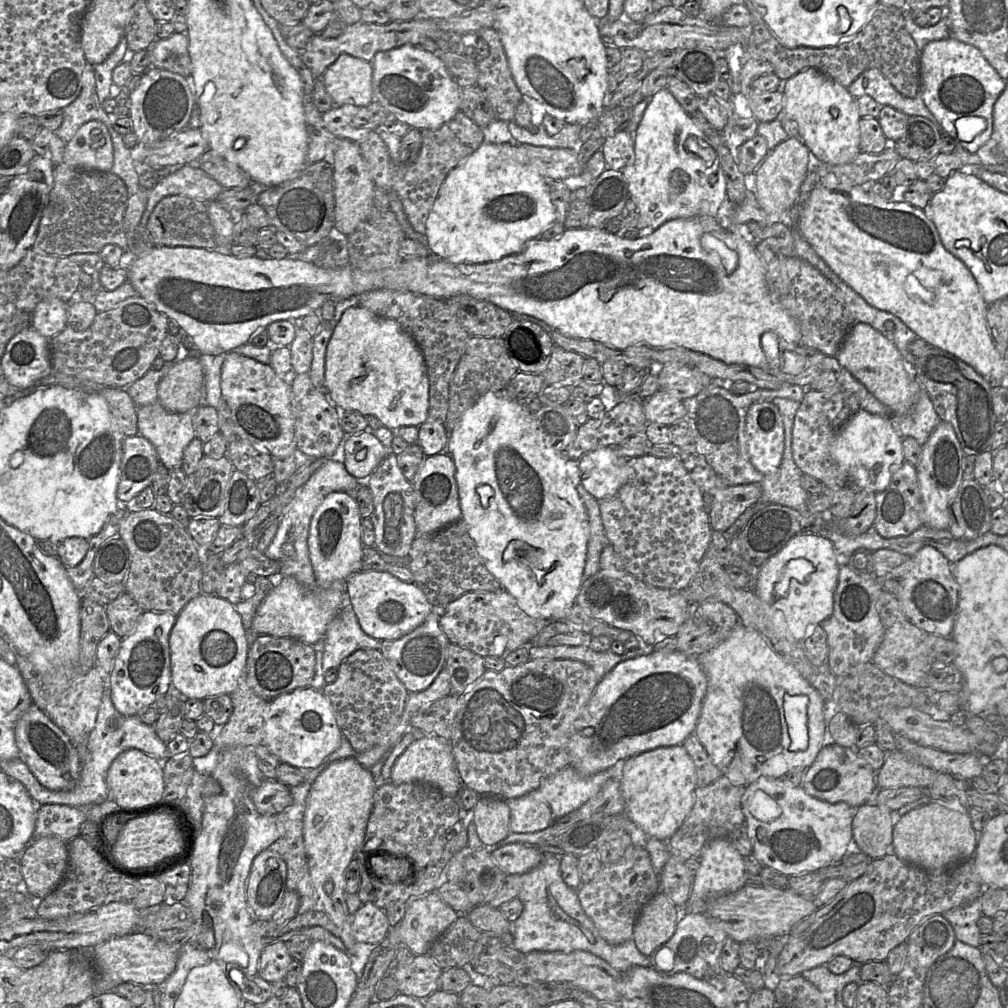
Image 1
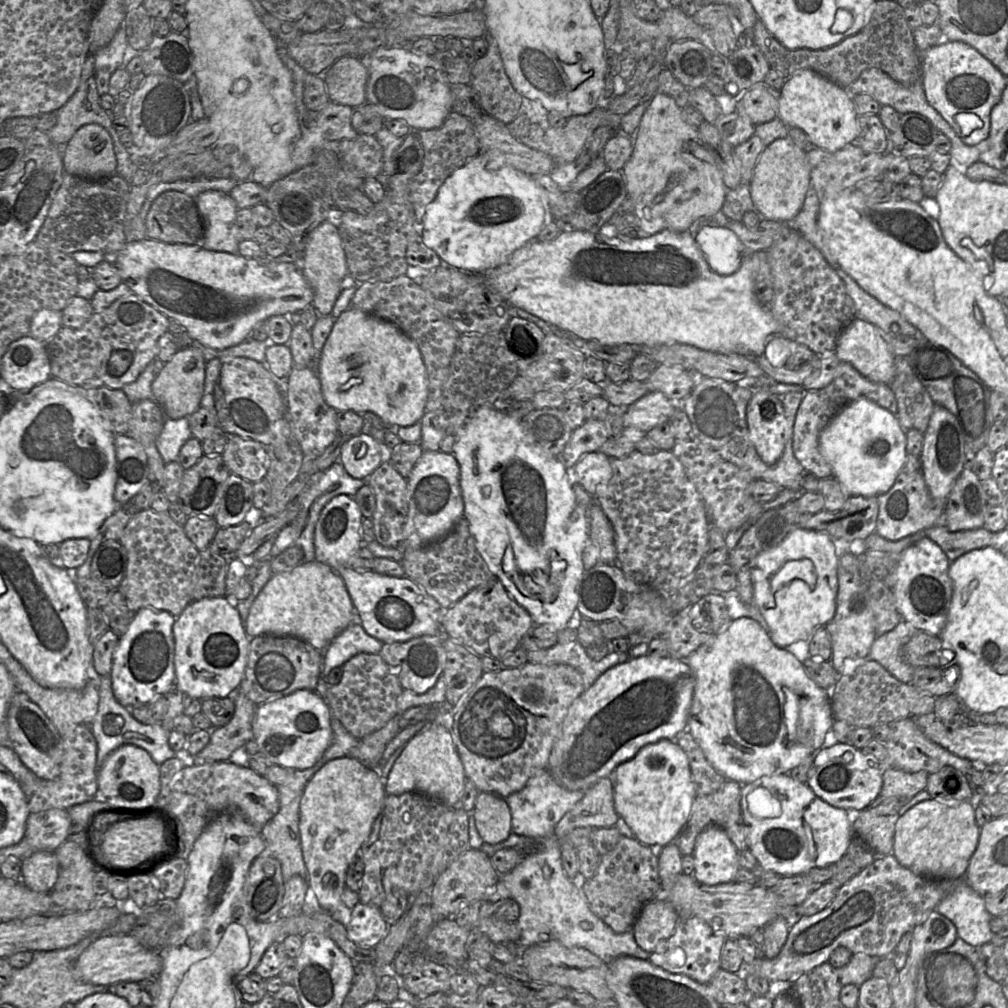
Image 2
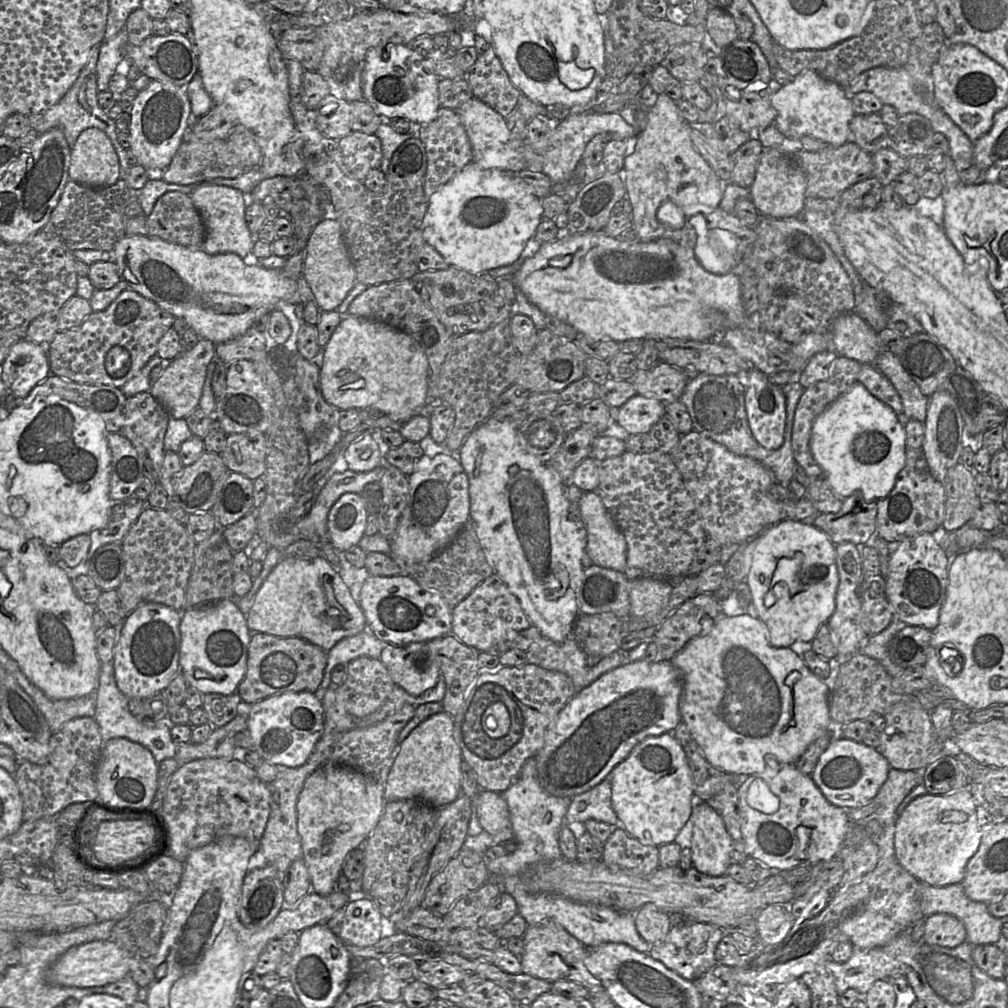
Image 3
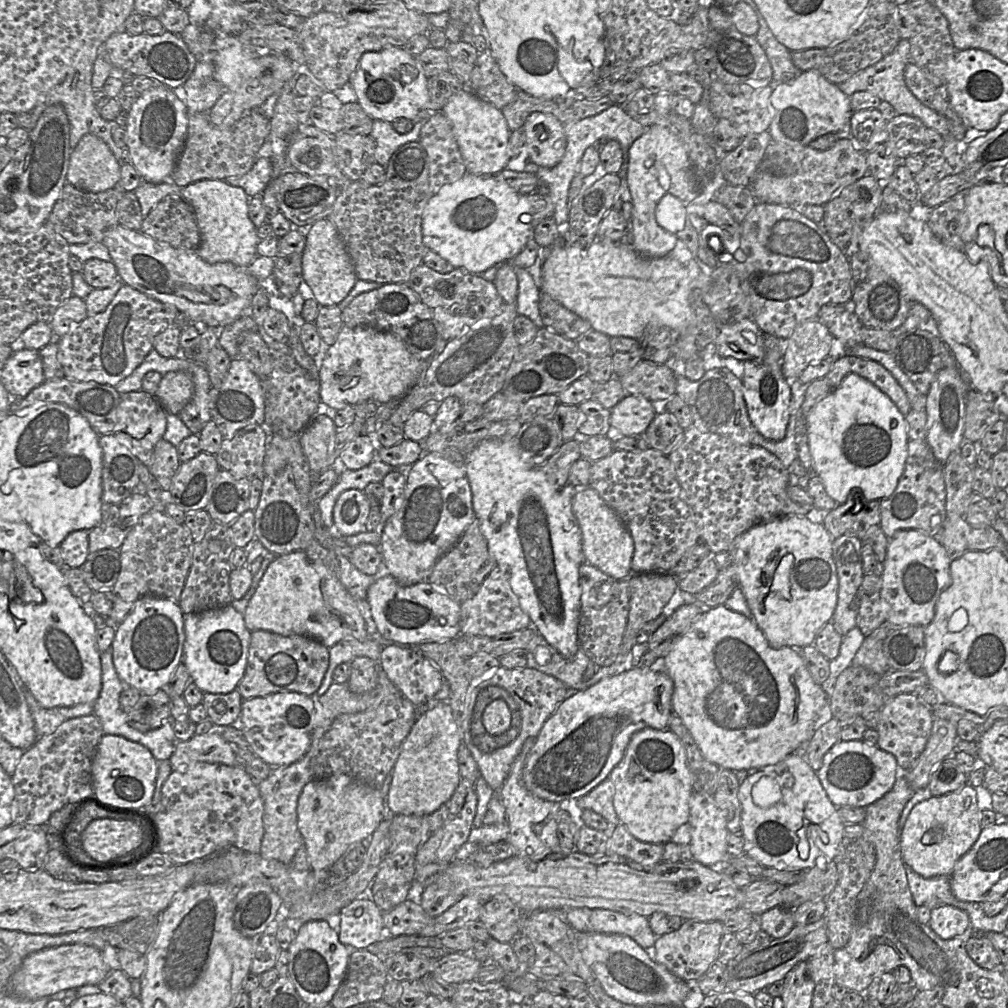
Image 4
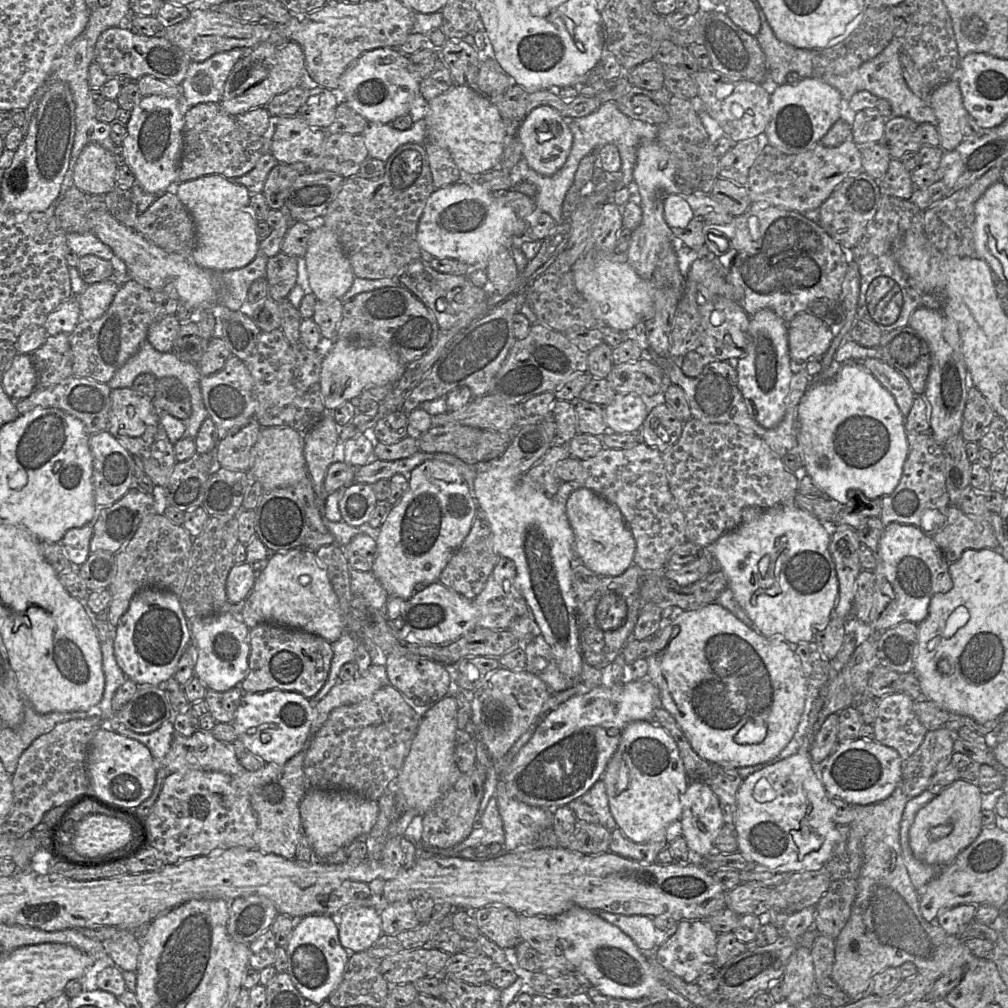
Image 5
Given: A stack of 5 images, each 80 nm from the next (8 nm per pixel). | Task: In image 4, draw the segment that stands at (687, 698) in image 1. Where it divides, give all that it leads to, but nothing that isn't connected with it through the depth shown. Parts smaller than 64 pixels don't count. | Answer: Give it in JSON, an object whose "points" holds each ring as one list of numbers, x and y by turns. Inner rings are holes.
{"points":[[634,666,621,674,608,676,586,690,565,699,543,724,525,762,522,779,526,789,547,801,561,803,586,795,622,760,631,737,645,728,665,730,672,711,674,684,660,668]]}

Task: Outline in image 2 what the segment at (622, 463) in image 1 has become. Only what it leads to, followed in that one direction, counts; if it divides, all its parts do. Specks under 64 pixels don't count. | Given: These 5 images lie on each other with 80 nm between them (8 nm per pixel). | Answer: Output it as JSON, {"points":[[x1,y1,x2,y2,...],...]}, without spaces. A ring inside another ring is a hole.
{"points":[[599,451,584,454,574,468,577,482,594,497,597,488,606,485,612,477,610,458]]}

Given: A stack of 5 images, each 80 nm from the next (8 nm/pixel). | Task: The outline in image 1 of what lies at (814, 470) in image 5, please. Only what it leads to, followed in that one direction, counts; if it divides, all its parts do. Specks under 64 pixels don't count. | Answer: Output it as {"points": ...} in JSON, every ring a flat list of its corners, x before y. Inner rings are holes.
{"points":[[859,410,839,431,830,447,830,452,847,475,849,485,856,490,878,493,888,487,892,473,905,461,902,439,890,417]]}

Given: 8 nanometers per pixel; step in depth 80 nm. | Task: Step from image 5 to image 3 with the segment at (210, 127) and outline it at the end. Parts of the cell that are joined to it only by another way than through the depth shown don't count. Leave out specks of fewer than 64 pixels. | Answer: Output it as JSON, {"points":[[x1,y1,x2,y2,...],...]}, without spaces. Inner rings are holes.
{"points":[[189,129,170,165,162,172,161,180,177,185,197,185,215,178,237,178,247,170,238,156,229,150,227,139,199,142]]}

